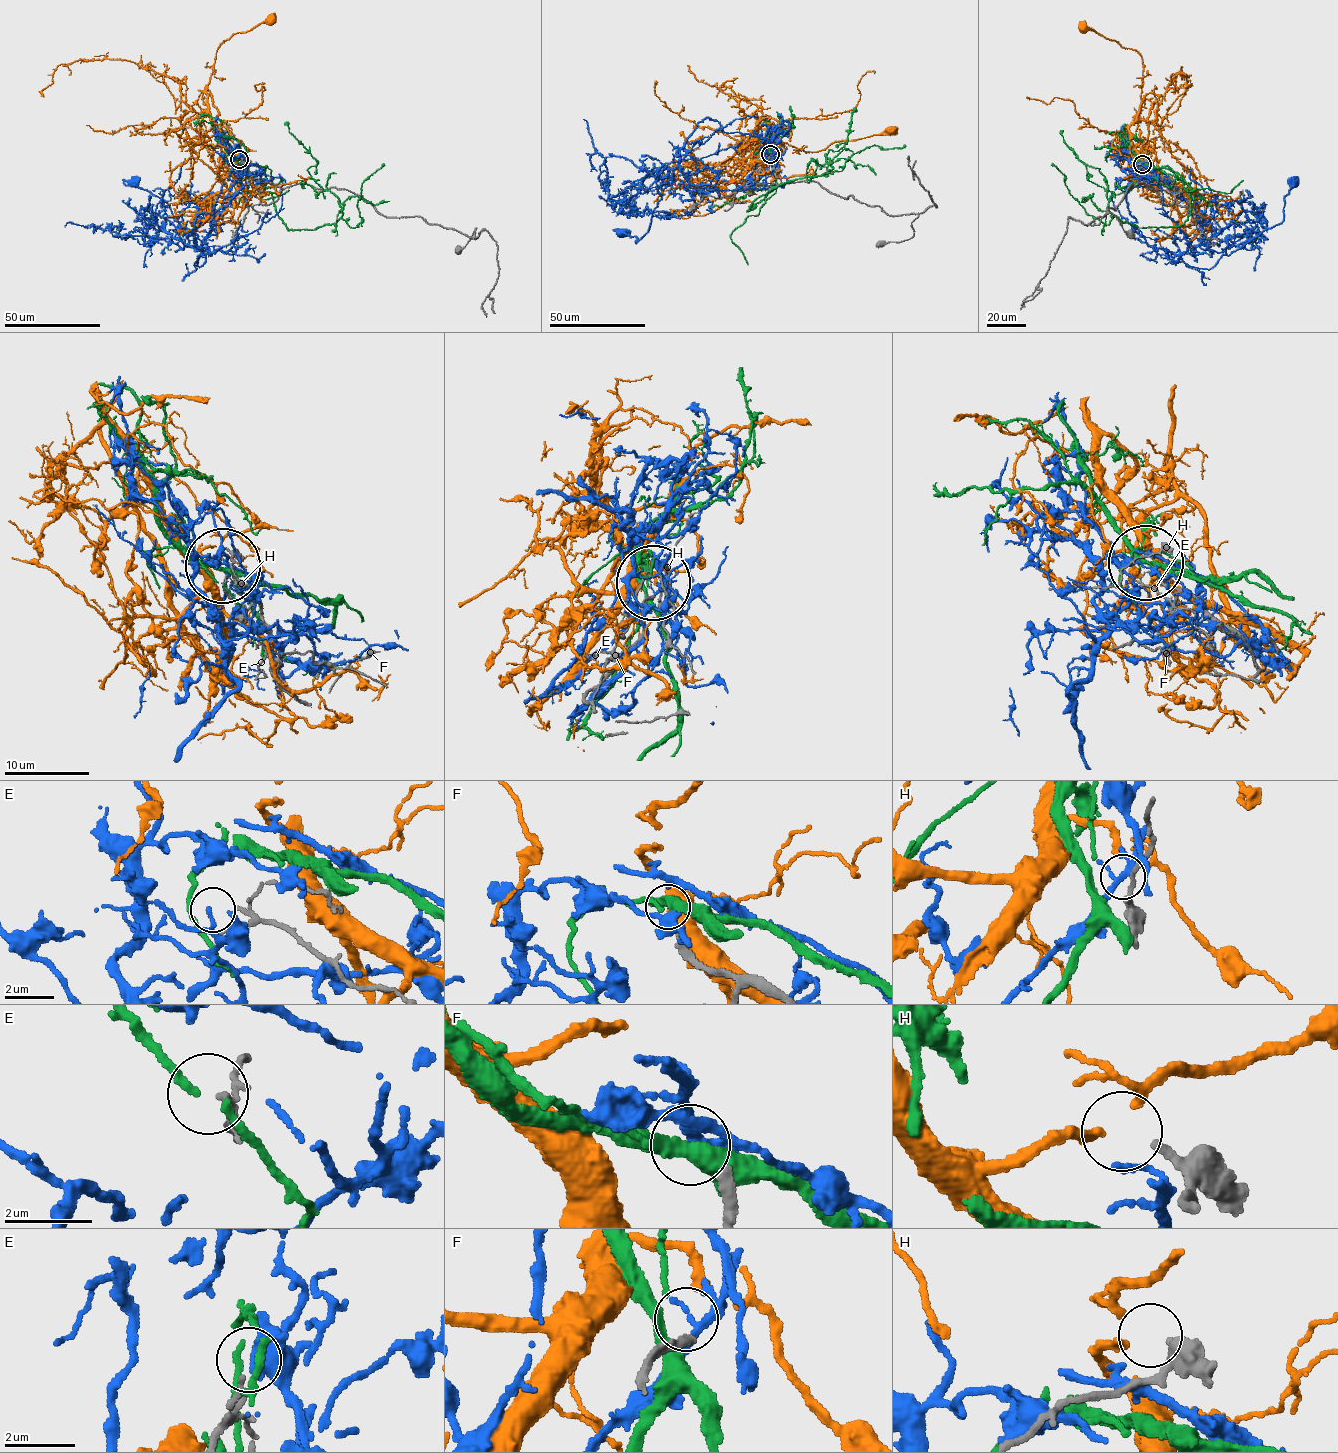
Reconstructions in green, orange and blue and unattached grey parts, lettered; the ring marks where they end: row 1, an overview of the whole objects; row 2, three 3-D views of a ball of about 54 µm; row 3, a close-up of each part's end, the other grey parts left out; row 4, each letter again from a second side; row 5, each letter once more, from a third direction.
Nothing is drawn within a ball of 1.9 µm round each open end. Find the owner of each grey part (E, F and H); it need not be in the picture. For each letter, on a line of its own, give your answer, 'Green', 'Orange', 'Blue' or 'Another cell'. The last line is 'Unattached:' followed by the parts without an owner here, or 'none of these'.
E: Another cell
F: Another cell
H: Orange
Unattached: E, F

